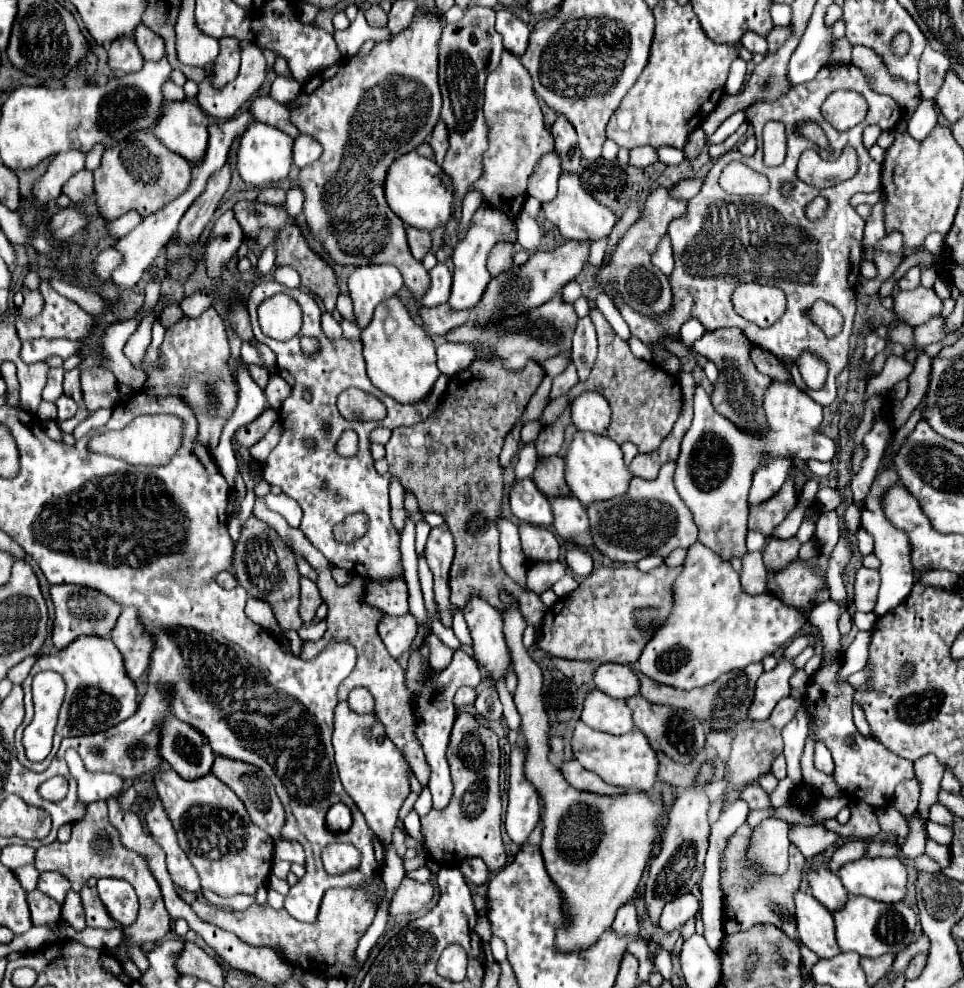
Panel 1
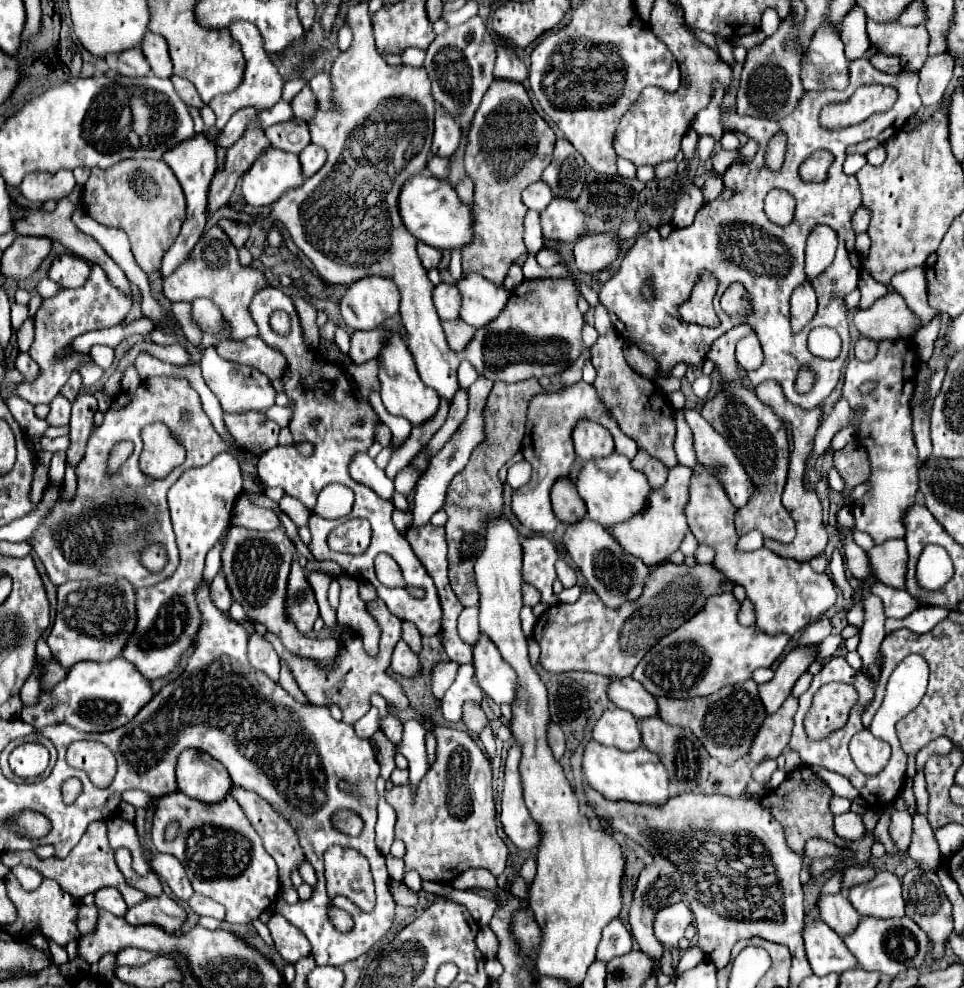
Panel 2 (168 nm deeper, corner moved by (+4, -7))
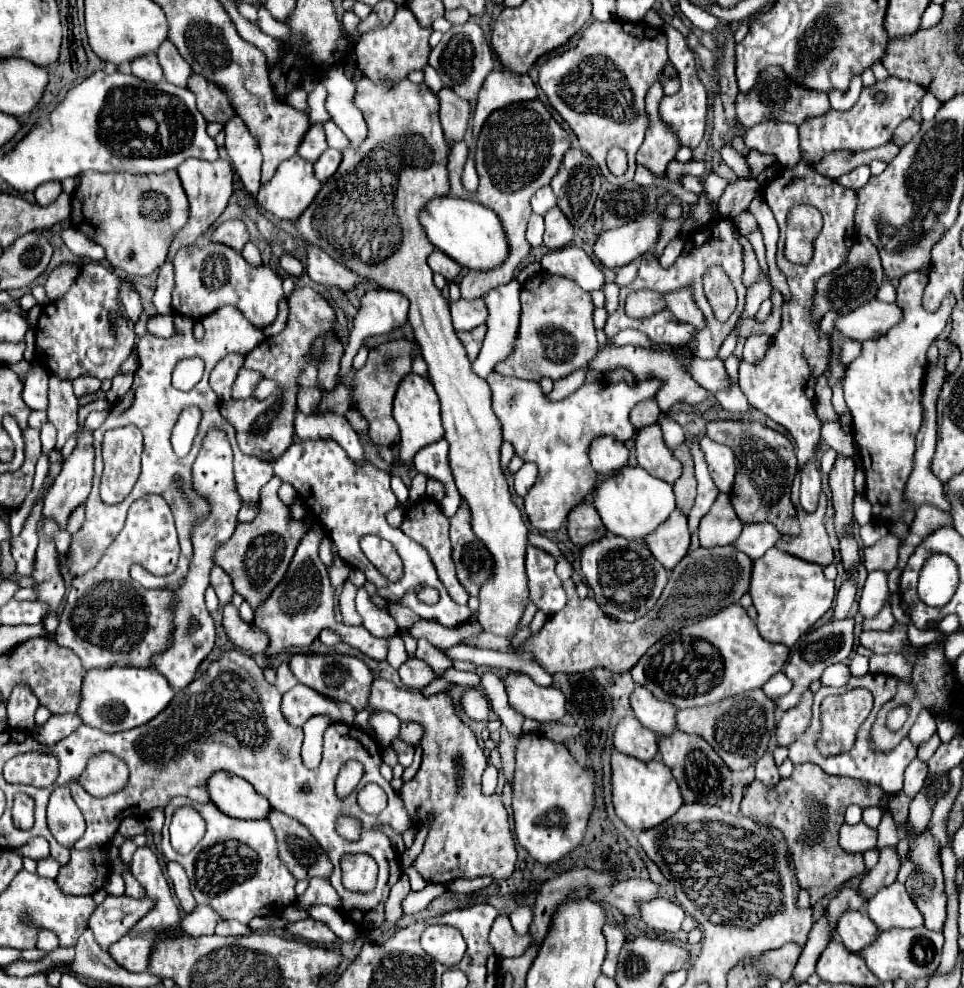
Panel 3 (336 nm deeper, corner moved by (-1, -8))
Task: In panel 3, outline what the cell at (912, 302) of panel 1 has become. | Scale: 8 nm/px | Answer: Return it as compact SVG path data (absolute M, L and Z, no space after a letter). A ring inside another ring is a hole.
M871 300L853 312L839 316L835 320L835 330L849 340L865 342L885 334L889 328L893 328L893 324L897 324L897 320L901 320L901 310L897 304Z

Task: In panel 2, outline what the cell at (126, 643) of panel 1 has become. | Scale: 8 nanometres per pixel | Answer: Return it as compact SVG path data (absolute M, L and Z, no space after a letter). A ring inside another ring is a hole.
M220 453L208 465L186 471L170 487L168 503L180 549L180 565L162 583L136 591L136 629L122 649L122 657L134 663L142 677L164 677L176 667L180 655L190 647L192 635L200 625L200 615L196 615L198 609L194 601L194 589L202 581L204 557L214 547L222 531L230 525L232 503L240 493L240 465L230 453Z

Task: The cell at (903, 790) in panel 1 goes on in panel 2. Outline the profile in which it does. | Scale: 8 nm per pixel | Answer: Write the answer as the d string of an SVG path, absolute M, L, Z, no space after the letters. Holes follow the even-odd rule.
M892 811L892 821L890 821L890 835L894 843L900 847L904 853L912 841L912 815L908 811Z

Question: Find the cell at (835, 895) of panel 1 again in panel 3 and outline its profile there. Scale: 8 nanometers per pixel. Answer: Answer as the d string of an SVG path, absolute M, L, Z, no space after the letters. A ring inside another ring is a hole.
M865 910L845 912L837 924L837 938L849 950L859 954L863 948L871 946L879 936L879 928L867 916Z

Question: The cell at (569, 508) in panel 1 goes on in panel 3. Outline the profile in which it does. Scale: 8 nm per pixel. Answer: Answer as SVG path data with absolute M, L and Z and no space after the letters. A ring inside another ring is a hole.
M613 534L581 548L581 570L599 608L607 616L623 622L635 622L645 616L657 604L667 584L667 570L655 560L643 542L621 540L621 536Z

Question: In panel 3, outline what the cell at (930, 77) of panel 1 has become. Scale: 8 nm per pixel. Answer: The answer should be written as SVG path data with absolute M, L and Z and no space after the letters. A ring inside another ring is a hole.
M925 94L921 100L921 118L931 120L941 104L937 104L937 98L933 94Z

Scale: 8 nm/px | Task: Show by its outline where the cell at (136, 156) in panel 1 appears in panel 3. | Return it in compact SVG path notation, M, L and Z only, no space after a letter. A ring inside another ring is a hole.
M85 172L79 176L79 184L71 194L71 216L69 216L71 226L83 232L89 240L103 246L107 262L129 276L149 276L157 268L161 268L173 236L177 234L177 230L185 226L187 218L189 218L189 202L181 186L181 180L175 172L141 174L141 176L129 172L109 172L109 174Z

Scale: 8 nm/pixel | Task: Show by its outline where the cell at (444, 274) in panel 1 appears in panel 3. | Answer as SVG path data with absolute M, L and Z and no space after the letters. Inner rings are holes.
M457 300L451 302L451 316L453 316L453 326L457 332L469 332L481 324L487 322L487 306L485 300Z

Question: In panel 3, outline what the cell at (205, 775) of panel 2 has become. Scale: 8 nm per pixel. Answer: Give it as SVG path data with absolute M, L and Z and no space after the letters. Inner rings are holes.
M217 772L209 780L209 794L213 804L231 818L239 820L263 820L269 818L271 804L261 796L247 780Z

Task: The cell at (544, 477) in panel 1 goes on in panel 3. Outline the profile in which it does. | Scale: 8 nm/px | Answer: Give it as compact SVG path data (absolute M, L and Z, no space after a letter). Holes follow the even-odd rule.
M579 504L567 518L567 532L575 546L583 548L607 534L607 528L591 504Z

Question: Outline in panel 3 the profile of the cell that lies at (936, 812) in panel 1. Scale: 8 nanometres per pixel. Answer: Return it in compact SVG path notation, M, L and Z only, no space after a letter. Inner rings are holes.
M933 734L933 736L929 738L929 742L923 742L923 744L919 746L919 754L917 754L917 756L919 756L919 758L923 758L923 760L927 762L927 760L933 756L933 752L937 750L937 746L939 746L939 744L941 744L939 736L937 736L937 734Z

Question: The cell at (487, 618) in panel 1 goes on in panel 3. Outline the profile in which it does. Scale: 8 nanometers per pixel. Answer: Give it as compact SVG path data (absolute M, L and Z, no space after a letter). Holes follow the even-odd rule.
M511 674L503 684L511 706L525 718L537 722L559 722L567 714L567 698L557 686L539 686L525 674Z

